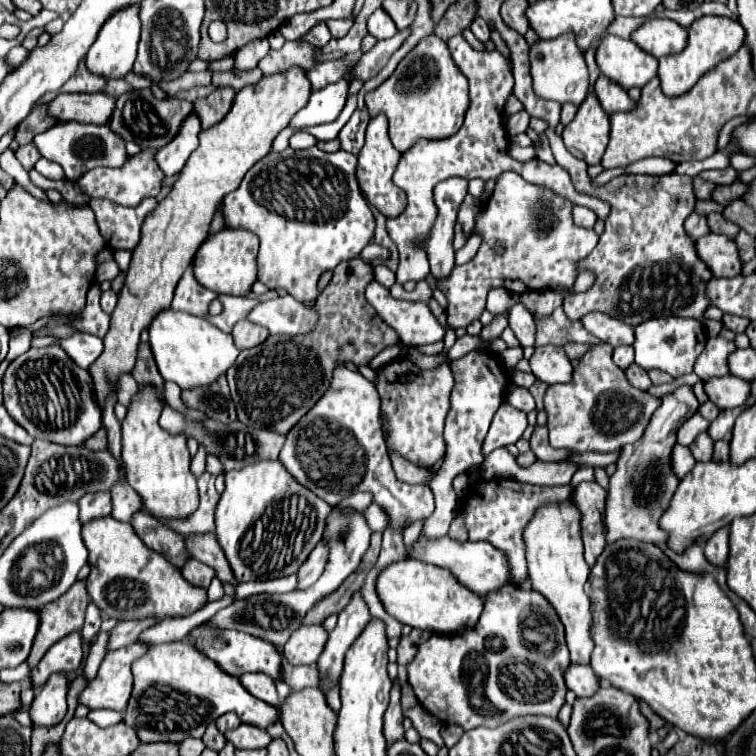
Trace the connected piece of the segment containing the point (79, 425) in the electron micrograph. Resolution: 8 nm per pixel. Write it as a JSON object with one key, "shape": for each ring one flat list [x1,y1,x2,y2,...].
{"shape":[[60,346,30,348,10,362,2,382,4,408,34,438,64,446,82,446,102,428,102,410,96,406,96,394,92,394,92,374,74,366]]}

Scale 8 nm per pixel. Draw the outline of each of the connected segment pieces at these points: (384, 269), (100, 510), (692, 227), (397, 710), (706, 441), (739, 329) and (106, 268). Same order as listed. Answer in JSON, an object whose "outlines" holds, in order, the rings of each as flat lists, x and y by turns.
{"outlines":[[[376,264,376,266,372,266,372,270,374,270,374,274,376,274,376,280,382,282,386,288,390,288,392,282,396,280,394,272,392,272,388,266,384,266,384,264]],[[96,492,96,494,86,494,78,502,80,506,80,522,88,524,96,518,110,516,112,504,110,504,110,494,108,492]],[[692,212,690,218,686,218,684,230,688,230,688,236,690,236,692,240,698,240,700,236,704,236,704,234,710,232,710,230,708,230,708,224,706,224,706,216,700,216,700,214,696,214,696,212]],[[394,680,392,692,390,692,390,704,388,704,388,710,384,714,384,736,386,736,388,742,404,736,404,728,402,728,404,714,402,714,402,708,400,708,400,696,402,696,400,682]],[[702,432,692,444,690,444,690,450,694,454,696,460,710,460,712,458,712,446,714,446,714,440,710,438,708,432]],[[724,314,724,316,722,316,722,322,724,322,724,326,726,326,728,330,732,330,732,332,736,332,736,334,742,334,742,332,746,330,746,326,748,326,750,320,740,318,740,316,732,316,732,314]],[[111,259,108,260,101,265,96,270,95,278,99,282,103,282,106,280,113,280,120,273,120,269,117,263]]]}

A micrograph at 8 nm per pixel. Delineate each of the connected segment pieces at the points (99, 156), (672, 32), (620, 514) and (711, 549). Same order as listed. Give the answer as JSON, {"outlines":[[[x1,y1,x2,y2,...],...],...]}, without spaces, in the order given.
{"outlines":[[[58,122,52,126,52,130,46,130,42,134,36,134,34,144,42,158,52,160,62,166,68,180,76,180,82,172,92,170,96,166,108,166,118,168,126,160,126,148,124,140,118,134,112,134,112,130,106,124,82,124,82,122]],[[650,18,632,32,632,40,654,58,680,54,688,40,688,30,674,20]],[[682,386,676,392,662,398,660,408,652,414,640,440,624,446,616,460,616,472,610,476,606,496,606,540,608,544,622,538,636,538,652,544,666,544,668,532,660,530,660,514,668,508,680,478,672,470,672,450,676,446,678,428,698,410,698,400,690,386]],[[724,526,724,530,716,530,716,534,712,534,712,538,708,538,708,542,704,544,704,554,712,564,724,566,728,560,728,526]]]}

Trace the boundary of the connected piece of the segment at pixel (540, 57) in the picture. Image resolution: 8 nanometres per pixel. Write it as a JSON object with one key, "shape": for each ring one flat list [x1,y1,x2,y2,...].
{"shape":[[562,34,550,40,536,40,530,46,530,74,534,92,544,100,556,100,560,104,582,104,588,92,588,70,580,48,576,46,576,34]]}

